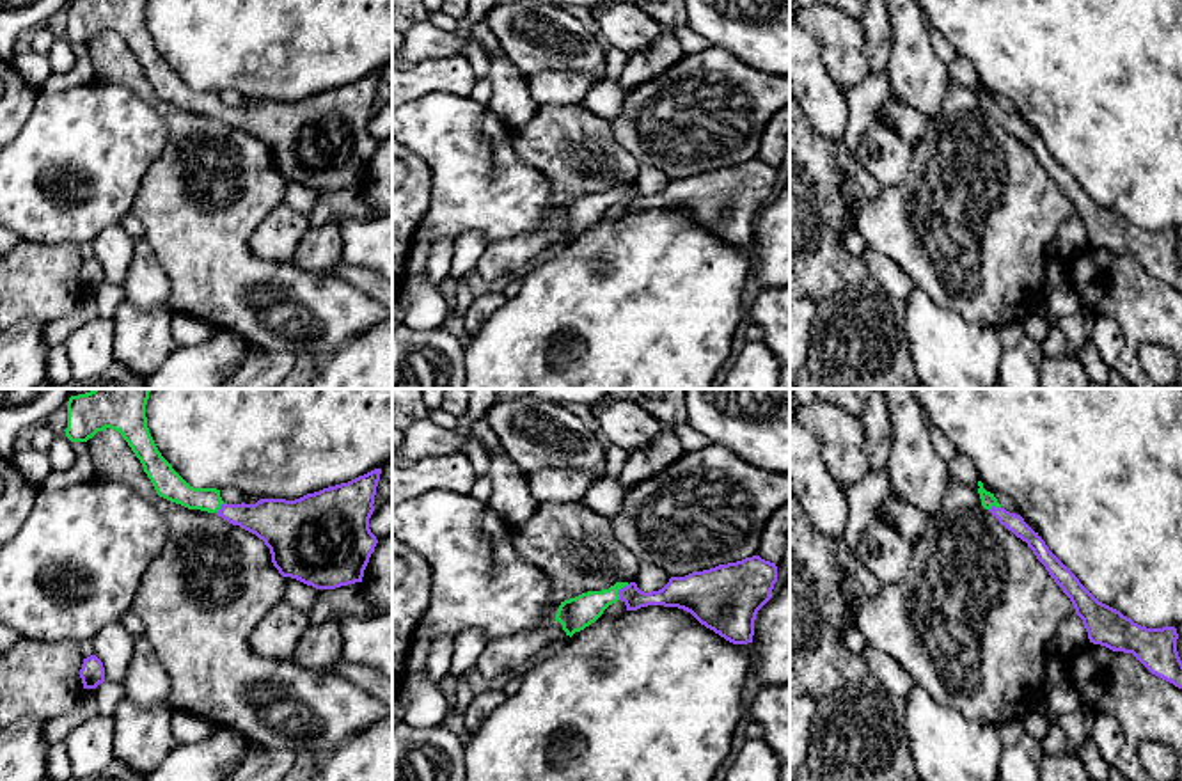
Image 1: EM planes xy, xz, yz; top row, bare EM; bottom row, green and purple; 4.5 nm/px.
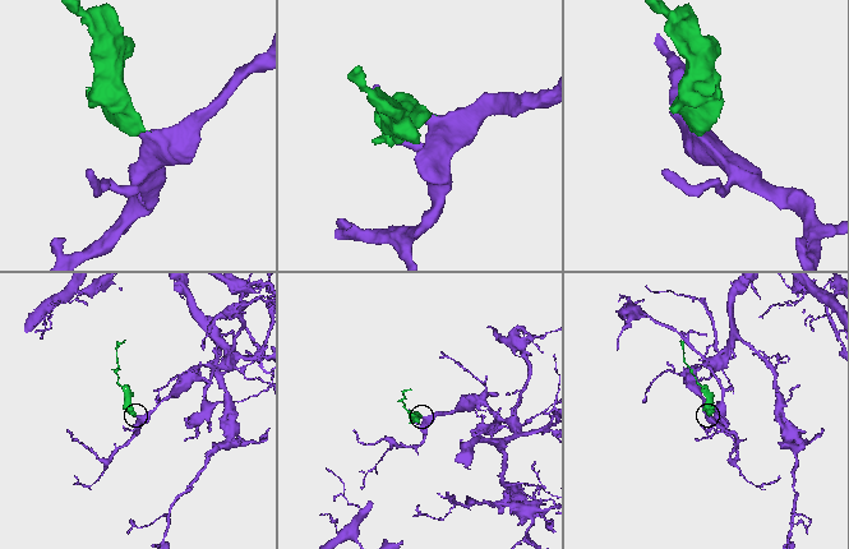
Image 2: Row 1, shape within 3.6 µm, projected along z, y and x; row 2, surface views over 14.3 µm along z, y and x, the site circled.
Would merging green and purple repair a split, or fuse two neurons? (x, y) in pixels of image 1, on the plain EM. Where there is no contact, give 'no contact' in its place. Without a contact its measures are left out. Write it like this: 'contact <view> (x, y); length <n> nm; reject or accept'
contact xz (620, 190); length 90 nm; accept

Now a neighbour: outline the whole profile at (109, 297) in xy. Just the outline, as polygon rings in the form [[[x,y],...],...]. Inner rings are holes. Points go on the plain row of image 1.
[[[105,282],[94,291],[98,316],[114,320],[119,304],[126,298],[124,289]]]

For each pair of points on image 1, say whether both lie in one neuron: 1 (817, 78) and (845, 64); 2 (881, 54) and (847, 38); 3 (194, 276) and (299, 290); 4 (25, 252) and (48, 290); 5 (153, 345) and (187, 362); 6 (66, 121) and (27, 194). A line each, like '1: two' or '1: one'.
1: two
2: two
3: one
4: one
5: two
6: one

